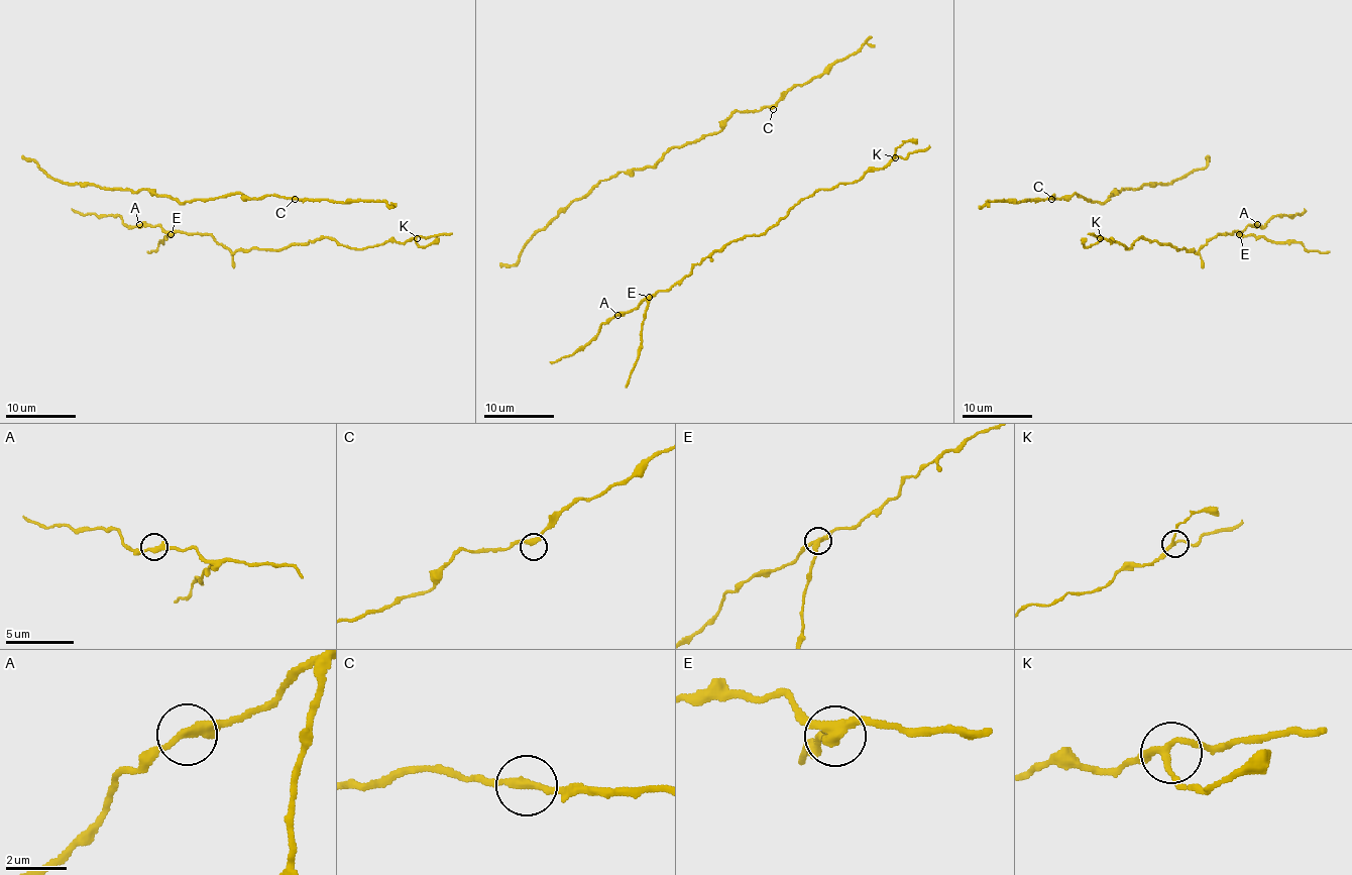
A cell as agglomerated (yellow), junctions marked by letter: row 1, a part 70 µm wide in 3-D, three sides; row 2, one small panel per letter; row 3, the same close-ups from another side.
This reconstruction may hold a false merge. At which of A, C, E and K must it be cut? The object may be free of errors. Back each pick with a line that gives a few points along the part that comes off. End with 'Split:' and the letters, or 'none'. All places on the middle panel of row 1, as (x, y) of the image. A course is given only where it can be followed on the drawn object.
E: Course of the part to remove: (649, 298), (640, 355), (626, 387)
Split: E

